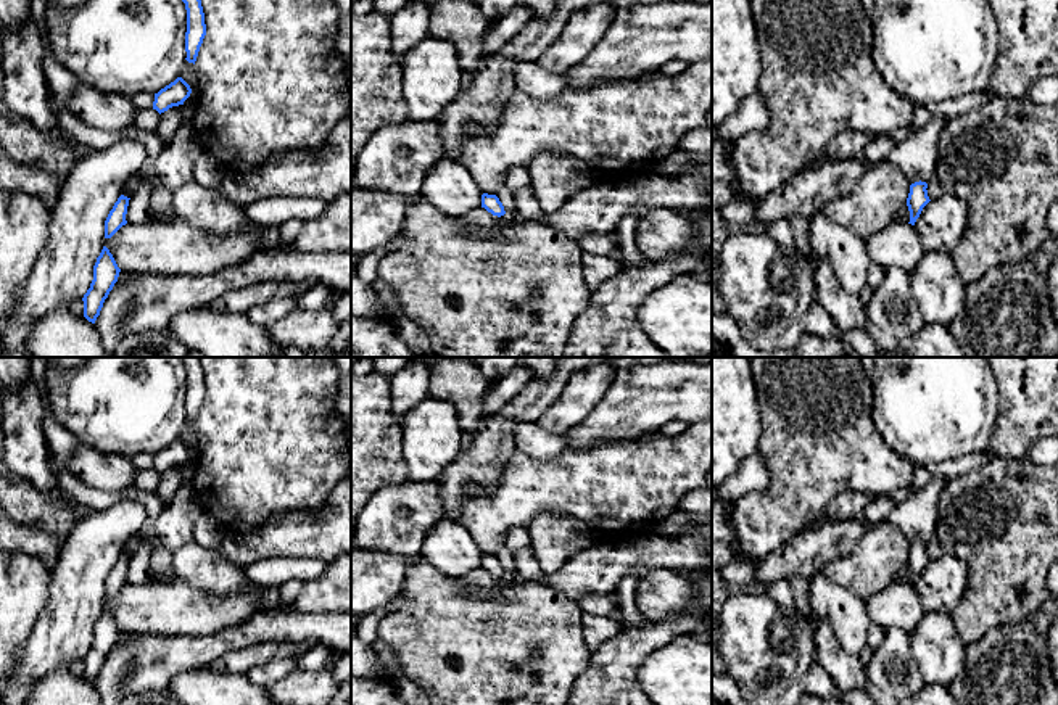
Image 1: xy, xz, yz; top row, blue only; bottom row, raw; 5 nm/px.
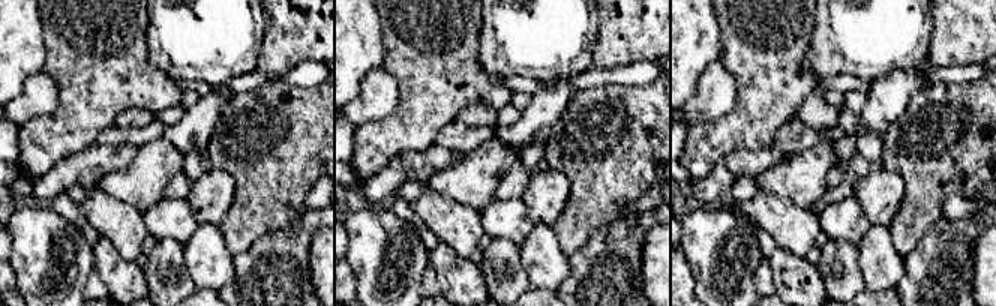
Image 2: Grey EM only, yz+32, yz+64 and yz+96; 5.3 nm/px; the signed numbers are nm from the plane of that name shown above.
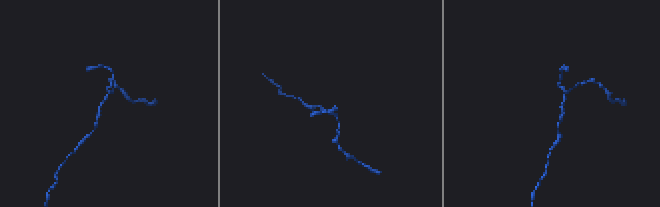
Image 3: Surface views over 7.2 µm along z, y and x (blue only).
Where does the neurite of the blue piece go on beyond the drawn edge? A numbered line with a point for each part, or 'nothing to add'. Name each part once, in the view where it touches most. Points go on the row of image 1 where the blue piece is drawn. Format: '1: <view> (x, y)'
nothing to add

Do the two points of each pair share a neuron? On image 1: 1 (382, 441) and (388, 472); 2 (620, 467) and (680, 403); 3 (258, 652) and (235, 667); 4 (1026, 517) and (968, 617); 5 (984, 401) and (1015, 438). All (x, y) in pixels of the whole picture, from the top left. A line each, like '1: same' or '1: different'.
1: same
2: different
3: same
4: same
5: different

